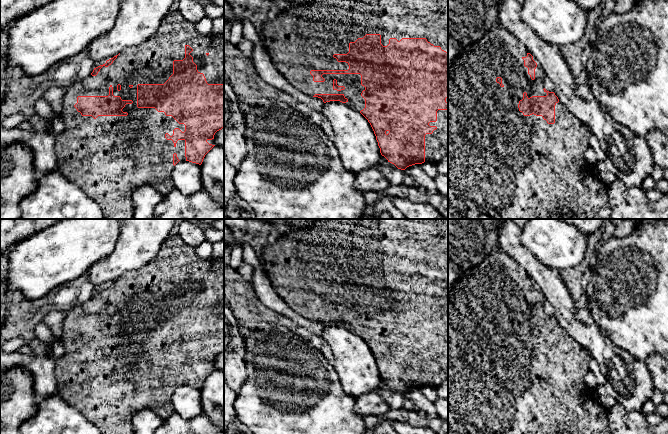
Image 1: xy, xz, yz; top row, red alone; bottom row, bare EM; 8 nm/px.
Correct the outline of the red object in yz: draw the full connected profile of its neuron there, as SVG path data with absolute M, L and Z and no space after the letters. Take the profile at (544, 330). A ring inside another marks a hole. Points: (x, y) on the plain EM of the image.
M498 248L494 249L486 256L481 263L471 267L462 274L448 293L448 411L452 413L454 421L456 421L467 434L554 434L556 431L565 431L569 434L612 434L608 422L608 410L597 400L595 390L588 387L583 380L584 374L589 371L588 352L559 326L554 316L549 316L544 312L545 301L544 295L533 284L533 280L527 275L525 269Z

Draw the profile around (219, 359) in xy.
M224 352L215 357L214 369L224 371Z

